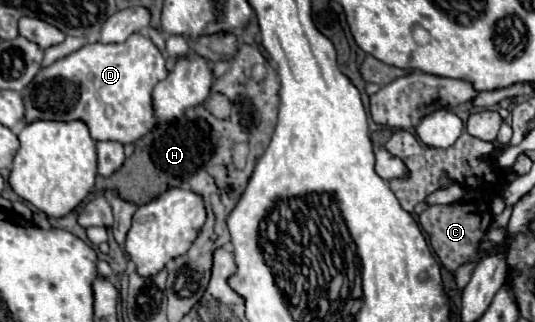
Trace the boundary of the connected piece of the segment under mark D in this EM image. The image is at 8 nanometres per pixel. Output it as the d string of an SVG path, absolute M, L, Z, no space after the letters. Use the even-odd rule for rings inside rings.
M134 32L122 44L86 44L52 66L42 68L34 82L22 90L26 102L24 122L34 122L34 118L62 118L66 122L78 118L90 126L94 140L136 142L154 128L150 94L166 74L162 52L140 32Z

